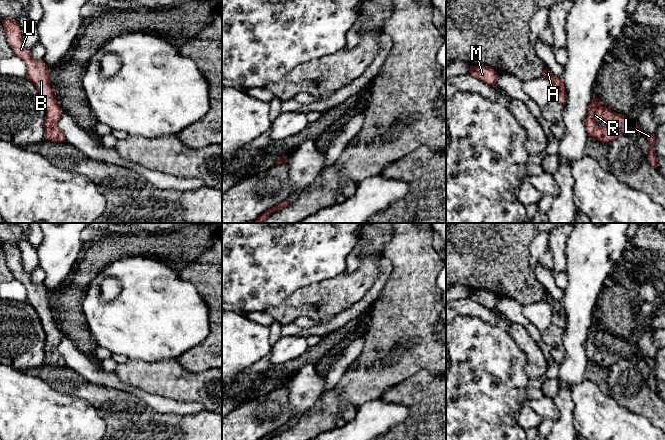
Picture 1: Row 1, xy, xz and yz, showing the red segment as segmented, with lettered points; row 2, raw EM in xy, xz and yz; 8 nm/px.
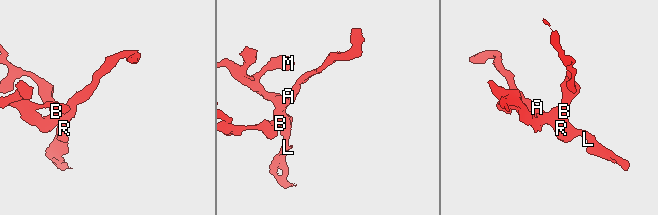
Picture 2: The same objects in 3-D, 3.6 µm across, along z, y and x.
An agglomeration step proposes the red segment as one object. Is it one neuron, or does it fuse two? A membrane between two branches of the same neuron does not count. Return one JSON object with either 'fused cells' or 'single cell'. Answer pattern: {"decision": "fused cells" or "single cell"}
{"decision": "single cell"}

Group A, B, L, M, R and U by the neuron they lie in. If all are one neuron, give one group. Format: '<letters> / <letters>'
A B L M R U

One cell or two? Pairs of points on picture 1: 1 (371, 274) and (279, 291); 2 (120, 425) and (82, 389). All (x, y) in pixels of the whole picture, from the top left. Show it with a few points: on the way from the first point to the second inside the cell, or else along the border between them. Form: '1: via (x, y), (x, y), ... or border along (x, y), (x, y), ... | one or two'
1: border along (328, 278), (298, 288), (286, 299) | two
2: via (113, 415), (92, 394) | one

